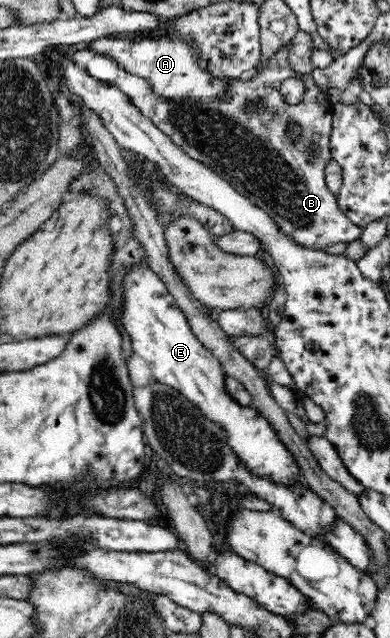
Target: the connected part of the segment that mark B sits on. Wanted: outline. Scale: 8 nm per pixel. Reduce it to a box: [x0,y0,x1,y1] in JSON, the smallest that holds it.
[68,43,364,251]

